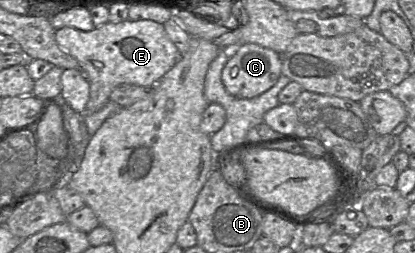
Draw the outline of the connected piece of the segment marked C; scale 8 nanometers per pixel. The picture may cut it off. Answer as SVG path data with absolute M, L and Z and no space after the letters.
M239 44L232 49L221 81L225 89L237 98L254 98L276 84L281 73L279 53L258 44Z

